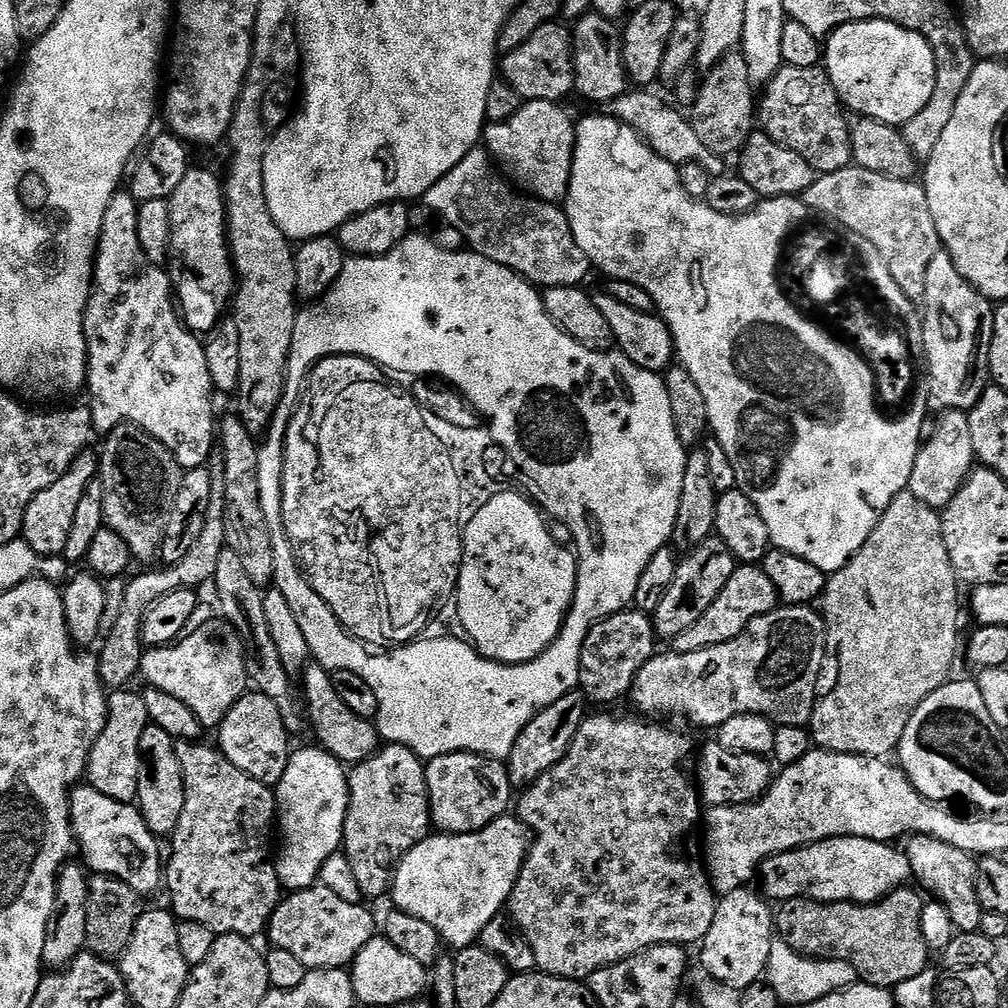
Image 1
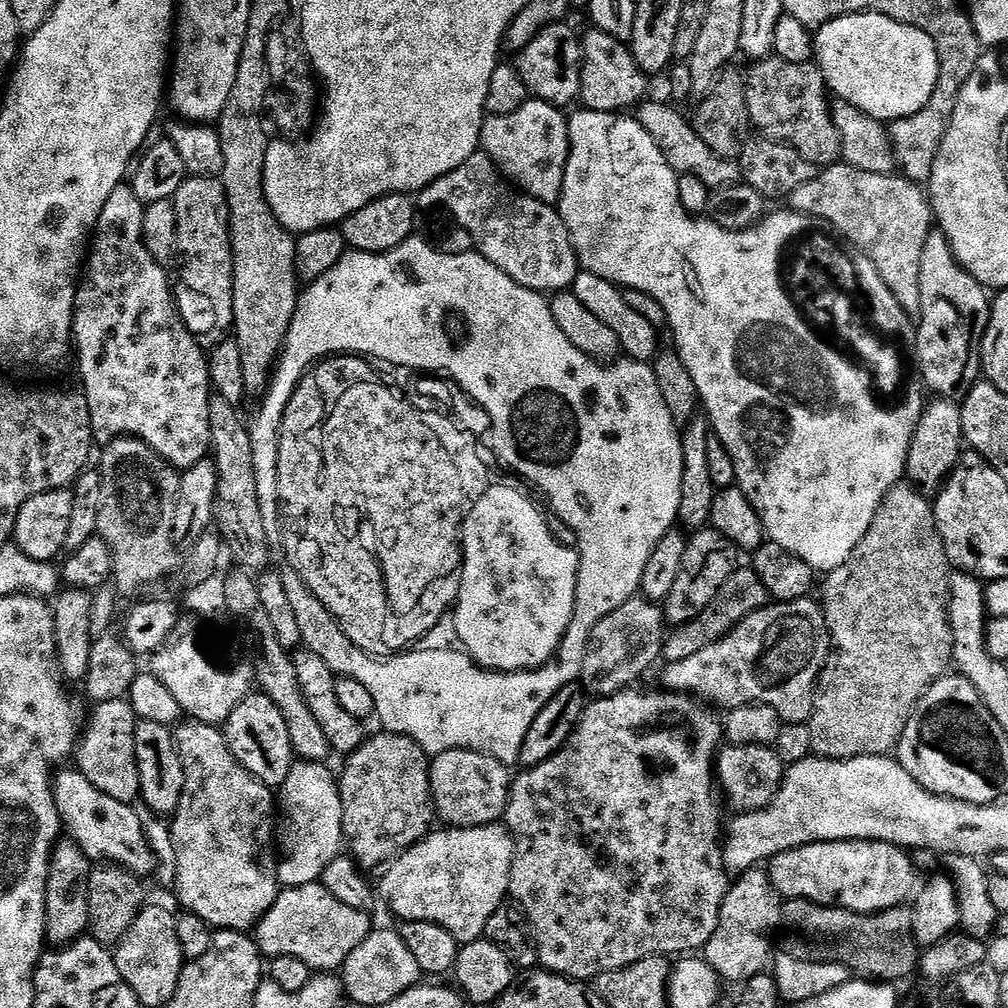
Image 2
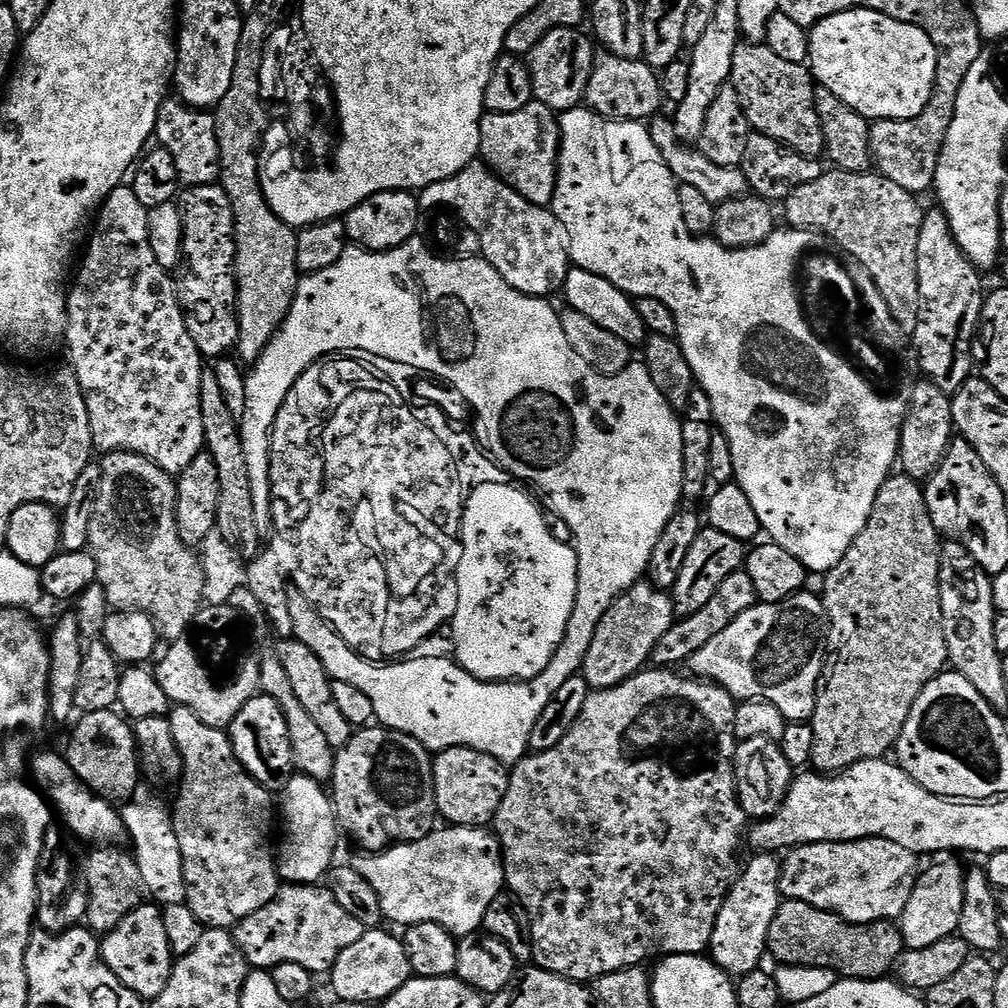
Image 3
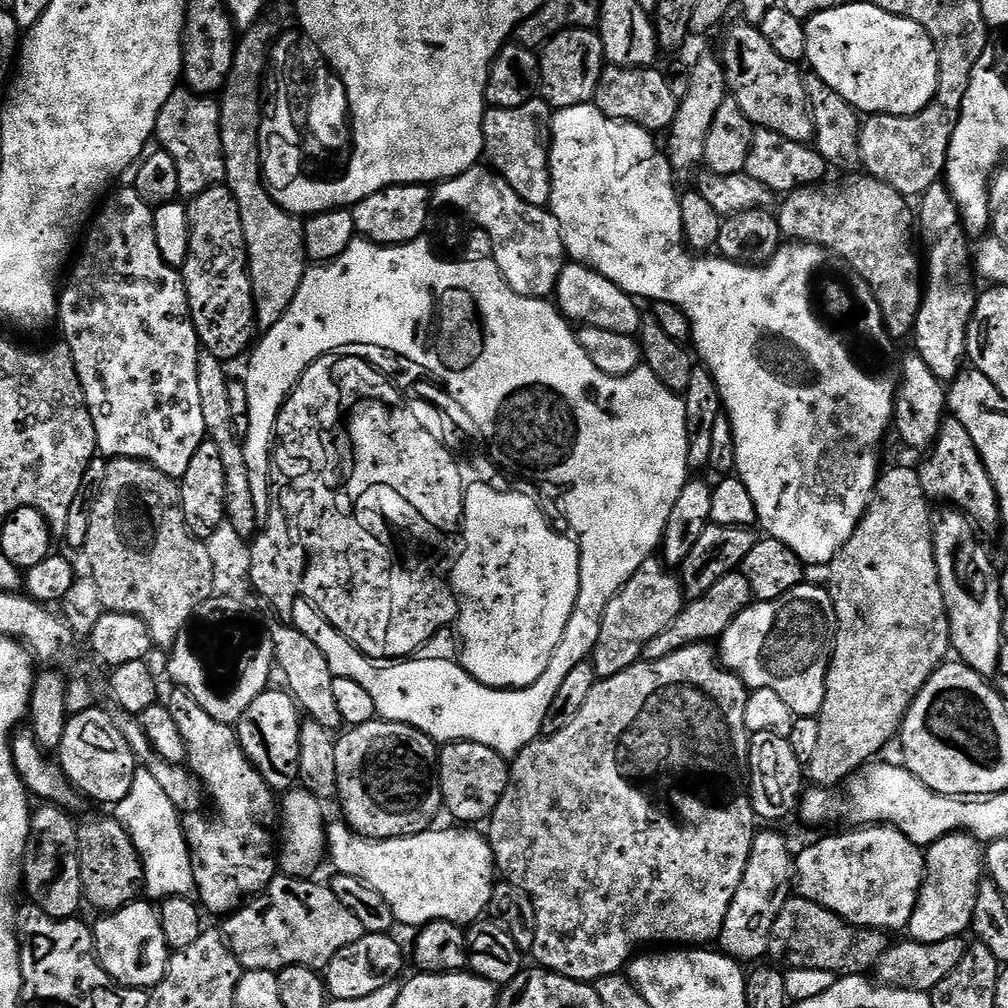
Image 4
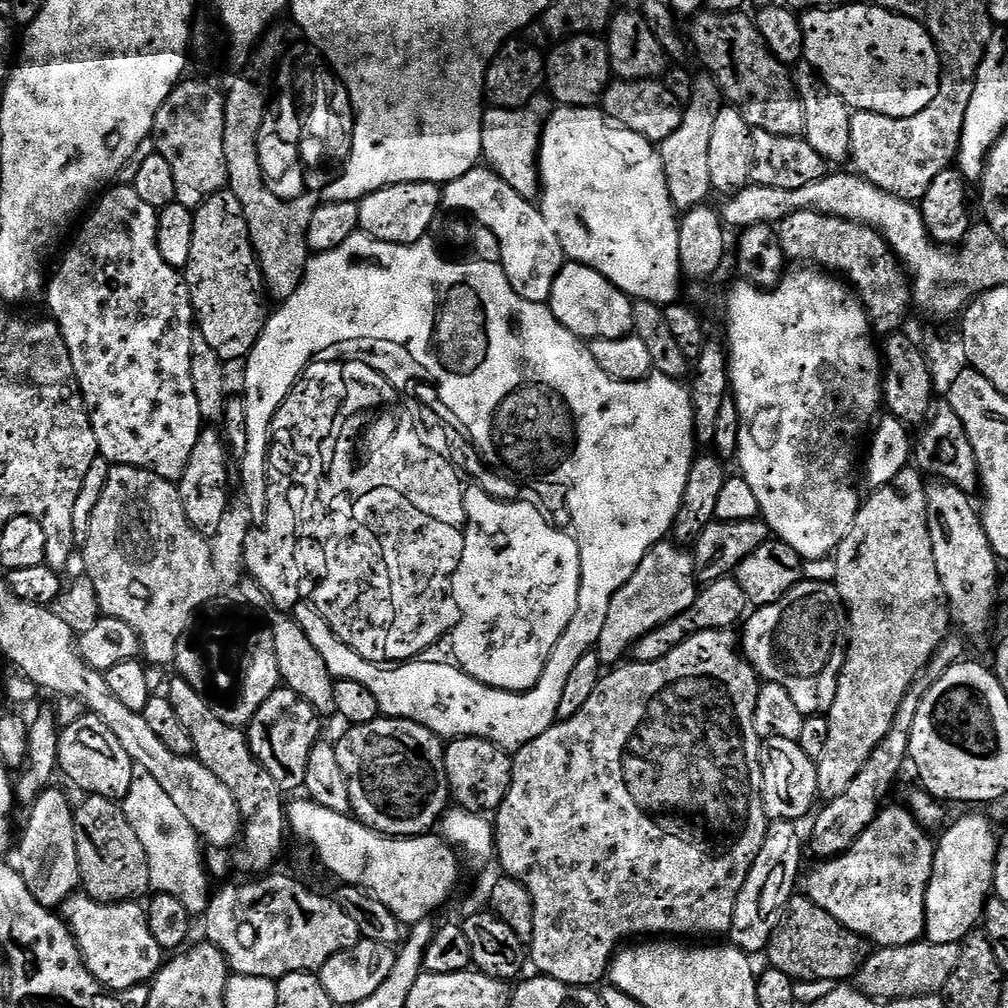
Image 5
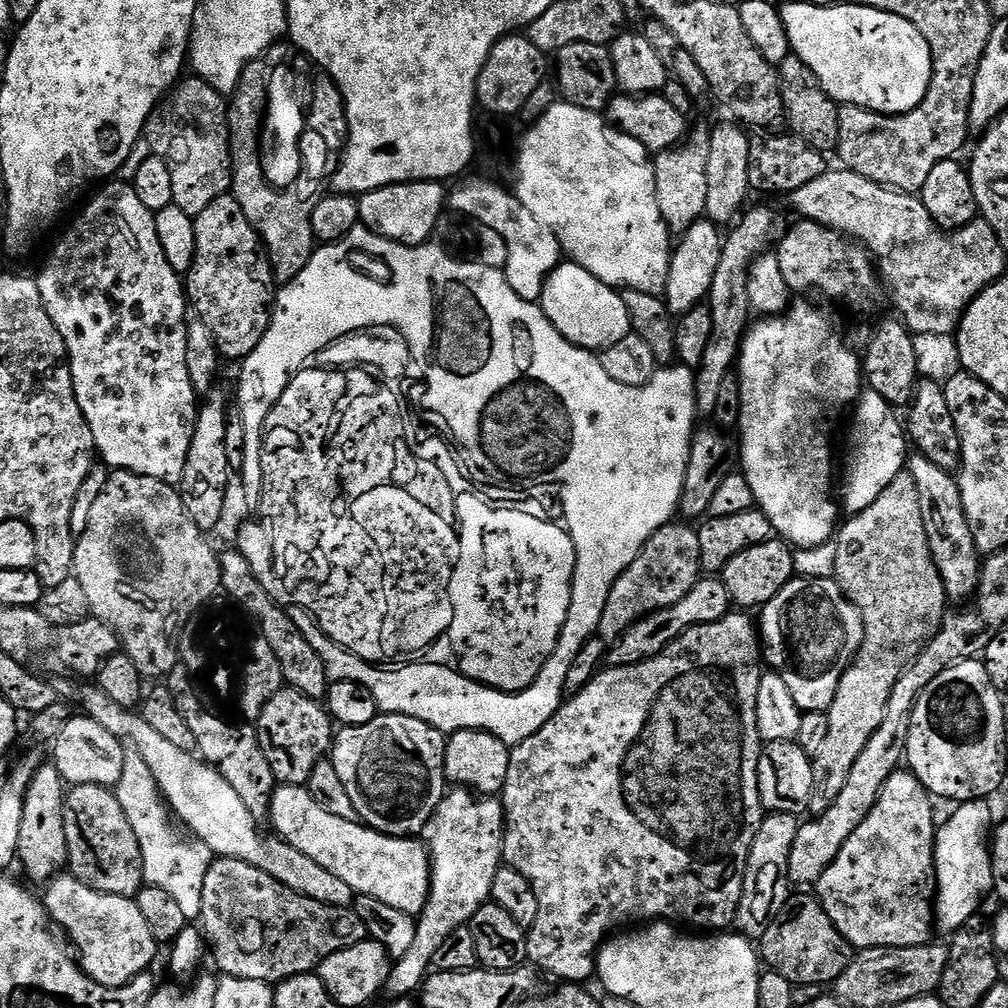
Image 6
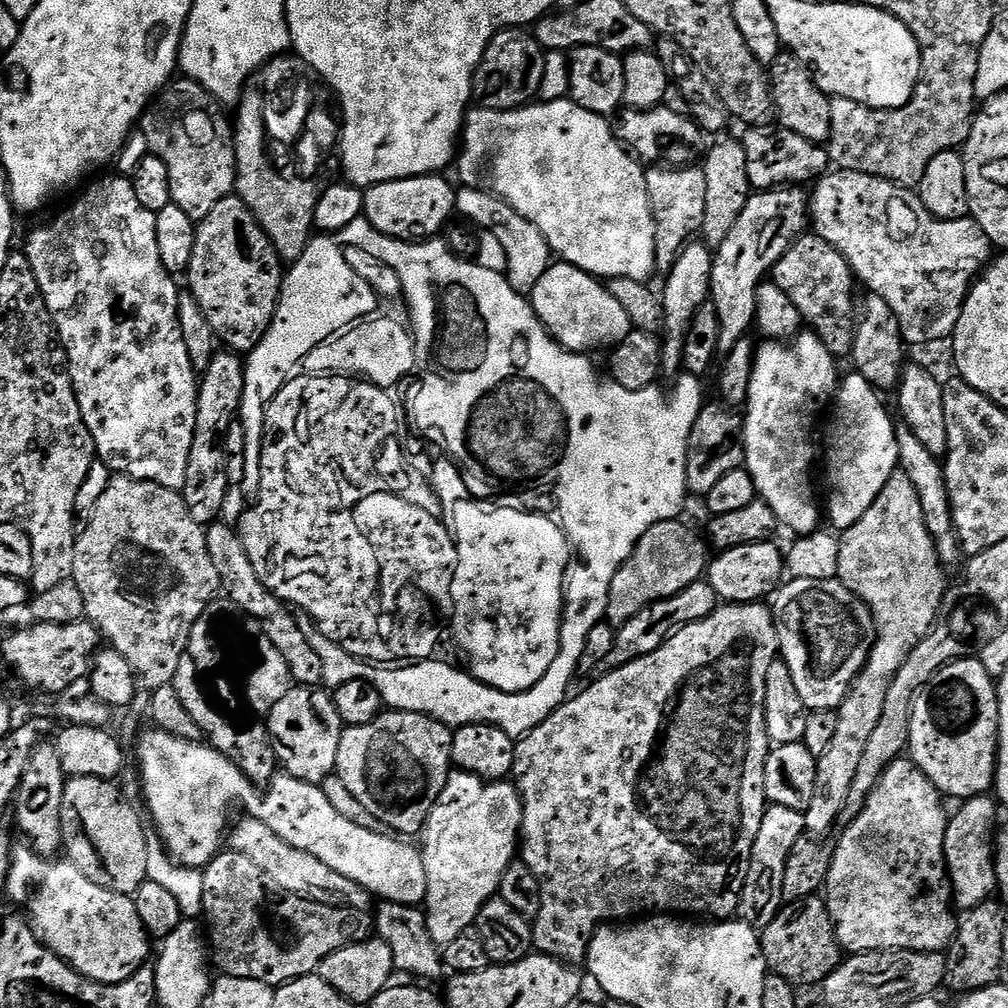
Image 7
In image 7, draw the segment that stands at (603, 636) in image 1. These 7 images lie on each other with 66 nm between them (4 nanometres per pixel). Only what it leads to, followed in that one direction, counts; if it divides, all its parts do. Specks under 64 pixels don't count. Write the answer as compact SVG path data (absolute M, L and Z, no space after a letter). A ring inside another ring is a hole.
M677 518L650 526L650 530L646 530L646 534L642 534L642 538L634 546L630 558L626 558L618 574L614 574L614 582L610 582L610 594L606 602L606 620L613 629L618 629L626 622L630 622L634 614L642 614L646 606L666 598L674 598L674 594L682 594L686 586L698 582L707 573L710 563L709 545L701 533L700 537L690 525L683 524L682 521L683 519Z

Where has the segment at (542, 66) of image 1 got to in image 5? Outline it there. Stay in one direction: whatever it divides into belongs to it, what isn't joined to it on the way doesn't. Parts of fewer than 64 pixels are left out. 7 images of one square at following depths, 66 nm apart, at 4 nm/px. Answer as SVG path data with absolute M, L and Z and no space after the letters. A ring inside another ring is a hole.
M599 35L571 36L547 53L544 62L546 92L557 105L566 108L596 108L613 79L607 43Z

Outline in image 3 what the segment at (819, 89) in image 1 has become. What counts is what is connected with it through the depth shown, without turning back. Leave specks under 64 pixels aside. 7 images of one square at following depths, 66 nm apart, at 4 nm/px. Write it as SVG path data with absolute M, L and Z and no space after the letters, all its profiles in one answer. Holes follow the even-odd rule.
M741 42L734 50L730 87L742 102L744 117L755 131L788 144L804 156L825 155L822 122L816 109L817 83L803 64L785 62L764 42Z

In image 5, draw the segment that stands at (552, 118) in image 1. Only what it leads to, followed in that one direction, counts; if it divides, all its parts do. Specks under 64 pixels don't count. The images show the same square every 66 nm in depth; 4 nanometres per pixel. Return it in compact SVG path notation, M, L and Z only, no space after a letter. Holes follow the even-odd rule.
M541 94L530 98L530 102L521 108L489 107L482 118L483 163L496 172L506 186L530 201L535 201L540 192L540 143L546 122L552 117L553 111L553 101Z

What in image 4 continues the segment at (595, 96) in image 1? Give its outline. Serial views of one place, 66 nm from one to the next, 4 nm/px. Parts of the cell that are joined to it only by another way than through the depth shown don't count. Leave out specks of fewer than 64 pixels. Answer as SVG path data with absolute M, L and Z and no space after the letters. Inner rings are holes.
M605 67L596 87L595 105L610 120L625 124L637 124L653 134L667 133L676 120L678 99L671 93L669 77L659 72L659 67L617 68Z

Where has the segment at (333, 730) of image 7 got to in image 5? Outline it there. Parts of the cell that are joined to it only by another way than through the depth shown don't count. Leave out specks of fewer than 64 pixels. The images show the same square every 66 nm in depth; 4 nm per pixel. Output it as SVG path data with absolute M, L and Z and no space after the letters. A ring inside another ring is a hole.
M283 686L276 689L262 706L258 706L258 714L246 726L248 745L256 761L274 778L281 793L289 794L297 788L303 789L306 778L306 761L310 758L310 750L321 739L321 717L294 690Z

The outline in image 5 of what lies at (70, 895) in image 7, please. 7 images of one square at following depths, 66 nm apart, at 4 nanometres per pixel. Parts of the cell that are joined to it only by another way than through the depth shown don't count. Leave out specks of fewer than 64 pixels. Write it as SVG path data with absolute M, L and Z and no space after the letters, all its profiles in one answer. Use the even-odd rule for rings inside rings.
M87 894L71 896L62 905L62 916L72 931L72 937L80 948L84 959L84 965L94 974L99 984L114 992L129 992L131 988L139 988L147 985L152 977L162 967L162 950L158 942L154 942L154 934L150 934L150 926L145 909L136 902L125 902L123 904L97 904Z

